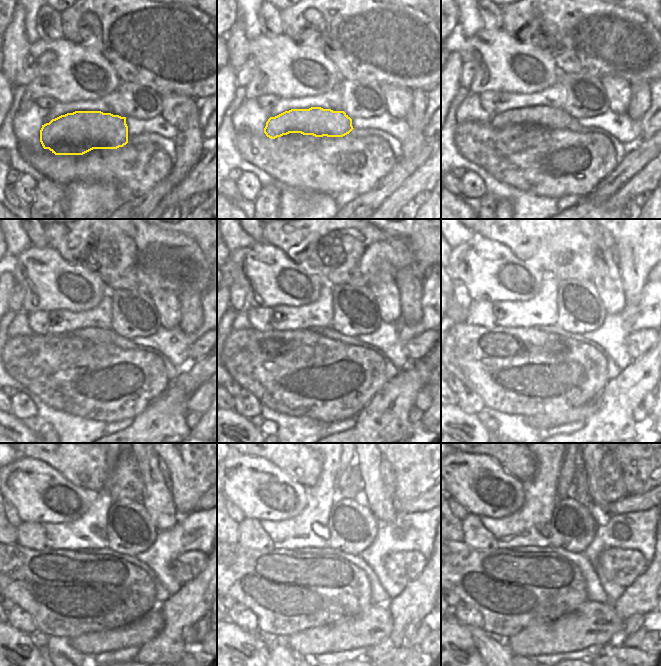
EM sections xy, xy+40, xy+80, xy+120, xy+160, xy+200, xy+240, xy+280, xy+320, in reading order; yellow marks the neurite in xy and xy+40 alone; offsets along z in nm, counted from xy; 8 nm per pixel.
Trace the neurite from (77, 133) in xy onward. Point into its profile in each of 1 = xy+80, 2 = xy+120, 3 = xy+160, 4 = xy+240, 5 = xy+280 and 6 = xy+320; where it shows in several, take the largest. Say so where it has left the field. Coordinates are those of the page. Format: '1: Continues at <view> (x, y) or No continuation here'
1: Continues at xy+80 (541, 115)
2: Continues at xy+120 (104, 335)
3: Continues at xy+160 (329, 332)
4: Continues at xy+240 (133, 560)
5: Continues at xy+280 (357, 560)
6: Continues at xy+320 (587, 568)

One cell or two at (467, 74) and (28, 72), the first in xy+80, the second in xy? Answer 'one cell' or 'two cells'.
one cell

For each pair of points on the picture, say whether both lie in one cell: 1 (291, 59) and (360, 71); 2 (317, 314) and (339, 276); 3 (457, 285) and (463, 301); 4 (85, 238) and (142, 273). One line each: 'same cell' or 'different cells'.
1: different cells
2: different cells
3: same cell
4: same cell

